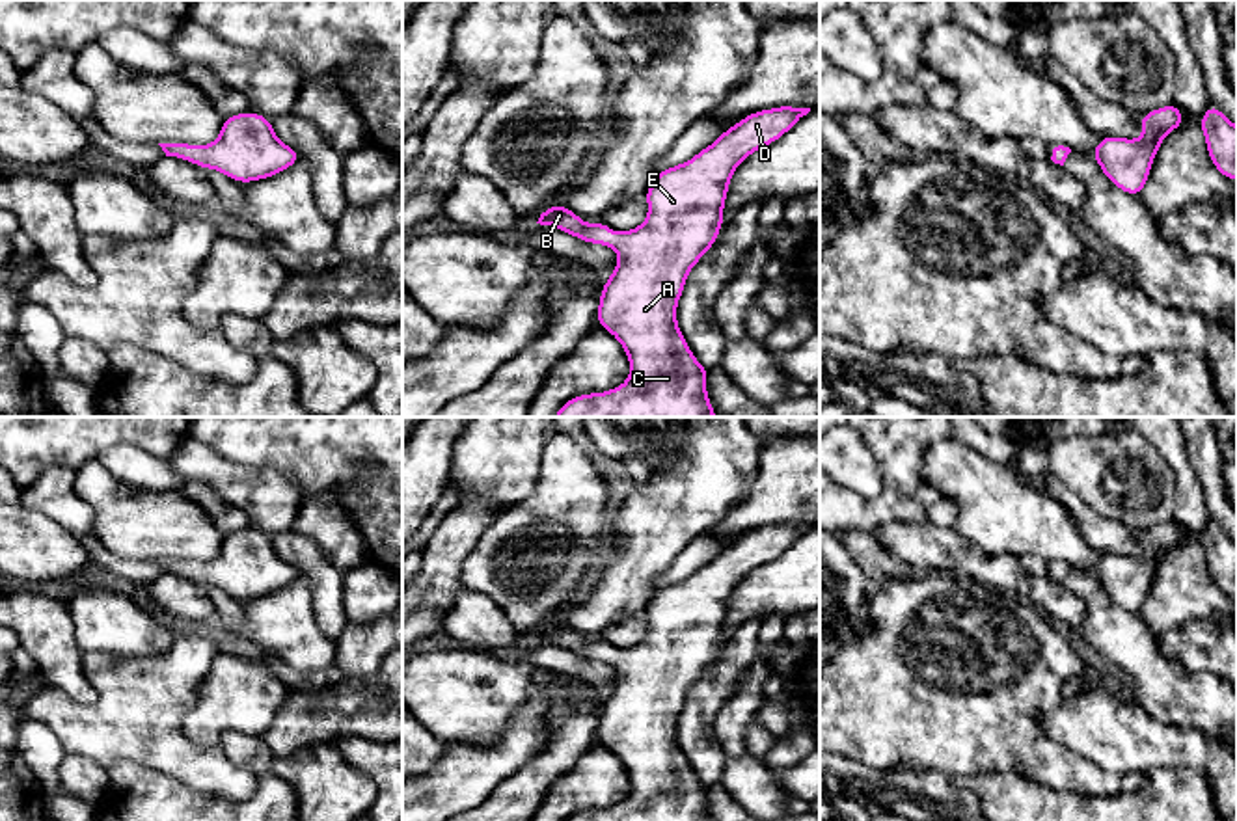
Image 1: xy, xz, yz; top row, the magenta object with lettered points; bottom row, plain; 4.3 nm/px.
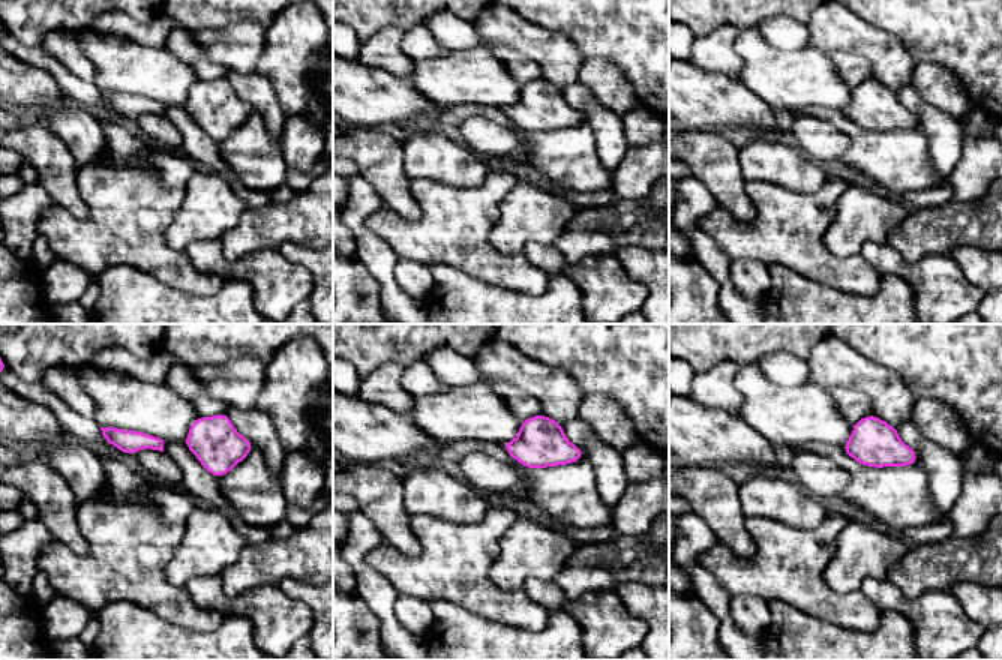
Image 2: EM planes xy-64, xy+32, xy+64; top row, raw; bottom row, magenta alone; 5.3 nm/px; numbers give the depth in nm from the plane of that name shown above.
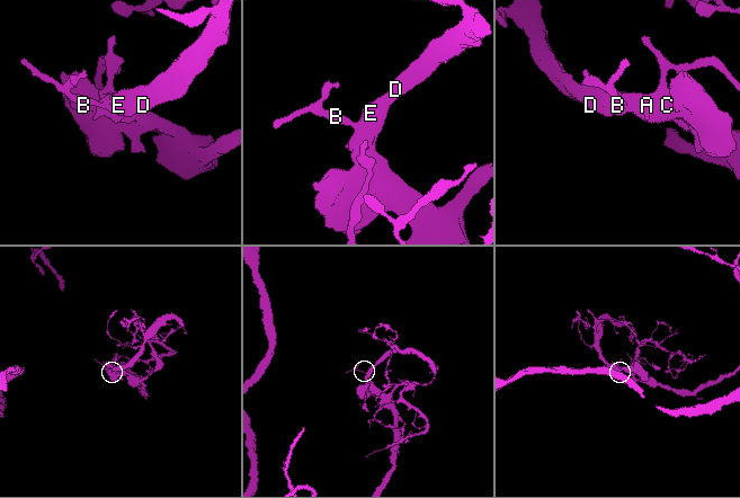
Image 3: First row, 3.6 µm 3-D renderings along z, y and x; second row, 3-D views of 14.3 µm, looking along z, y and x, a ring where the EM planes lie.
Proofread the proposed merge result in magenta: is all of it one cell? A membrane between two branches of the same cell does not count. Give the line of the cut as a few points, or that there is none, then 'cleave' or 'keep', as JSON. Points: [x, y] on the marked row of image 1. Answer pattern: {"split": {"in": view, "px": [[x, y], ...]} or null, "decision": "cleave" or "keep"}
{"split": null, "decision": "keep"}

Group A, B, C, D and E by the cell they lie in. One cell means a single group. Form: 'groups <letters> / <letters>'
groups A B C D E

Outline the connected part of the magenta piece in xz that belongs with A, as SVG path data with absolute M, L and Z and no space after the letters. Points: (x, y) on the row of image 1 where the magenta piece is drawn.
M797 106L753 112L689 162L658 171L645 194L648 216L632 231L613 233L605 222L585 223L564 205L551 205L540 214L540 225L617 251L618 262L602 287L596 322L617 337L632 369L622 385L572 397L553 417L717 417L706 391L708 369L697 361L678 328L678 300L691 268L719 236L736 168L754 151L784 136L809 112L810 108Z

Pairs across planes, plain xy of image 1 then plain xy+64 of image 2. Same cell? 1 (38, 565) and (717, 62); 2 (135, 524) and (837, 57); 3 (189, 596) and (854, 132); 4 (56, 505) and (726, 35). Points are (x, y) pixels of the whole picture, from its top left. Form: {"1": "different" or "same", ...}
{"1": "different", "2": "different", "3": "different", "4": "same"}

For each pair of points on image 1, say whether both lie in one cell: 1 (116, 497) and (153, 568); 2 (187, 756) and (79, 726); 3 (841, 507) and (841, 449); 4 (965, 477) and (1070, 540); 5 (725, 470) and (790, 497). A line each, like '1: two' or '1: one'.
1: two
2: one
3: two
4: one
5: two

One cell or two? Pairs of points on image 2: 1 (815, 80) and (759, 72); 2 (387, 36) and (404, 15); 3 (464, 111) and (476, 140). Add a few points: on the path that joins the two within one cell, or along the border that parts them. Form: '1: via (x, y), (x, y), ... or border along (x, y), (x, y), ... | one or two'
1: via (801, 80), (785, 80), (773, 74) | one
2: border along (404, 30), (386, 26), (363, 39) | two
3: border along (456, 122), (473, 116), (486, 116), (501, 126) | two

